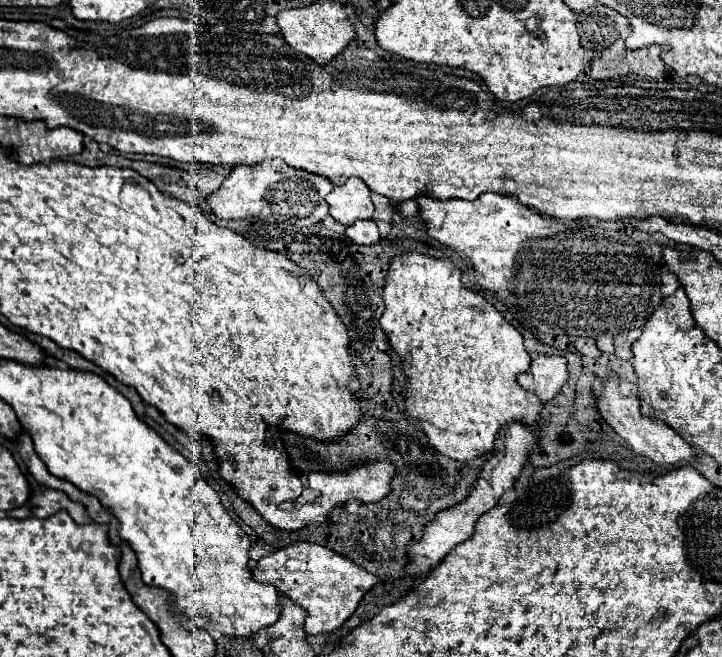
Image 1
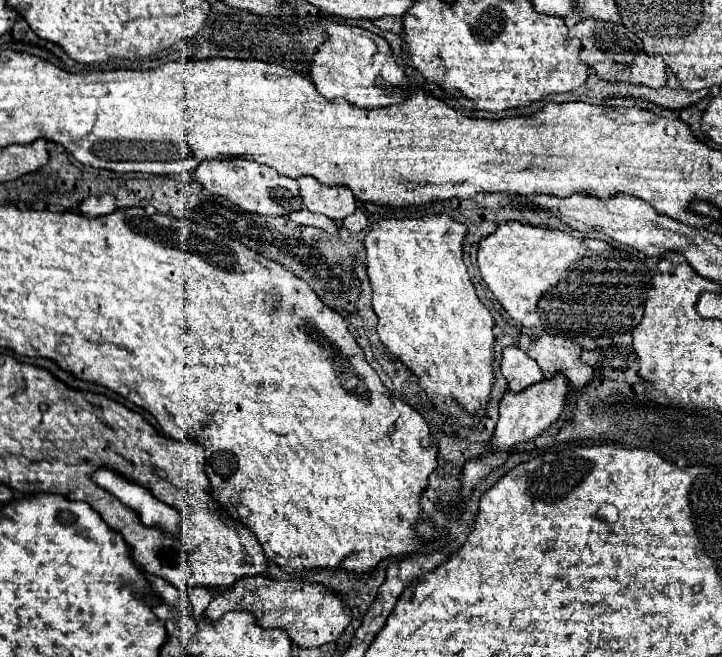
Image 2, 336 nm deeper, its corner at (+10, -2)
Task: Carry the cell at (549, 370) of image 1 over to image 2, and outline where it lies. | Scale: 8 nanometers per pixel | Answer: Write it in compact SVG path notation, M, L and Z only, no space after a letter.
M505 347L501 357L501 373L509 383L511 391L523 391L533 383L543 381L543 373L525 351L519 347Z

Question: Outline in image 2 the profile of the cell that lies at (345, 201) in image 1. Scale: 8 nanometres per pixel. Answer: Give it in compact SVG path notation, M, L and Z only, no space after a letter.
M299 177L299 191L305 209L341 221L355 211L355 197L347 187L325 187L313 177Z

